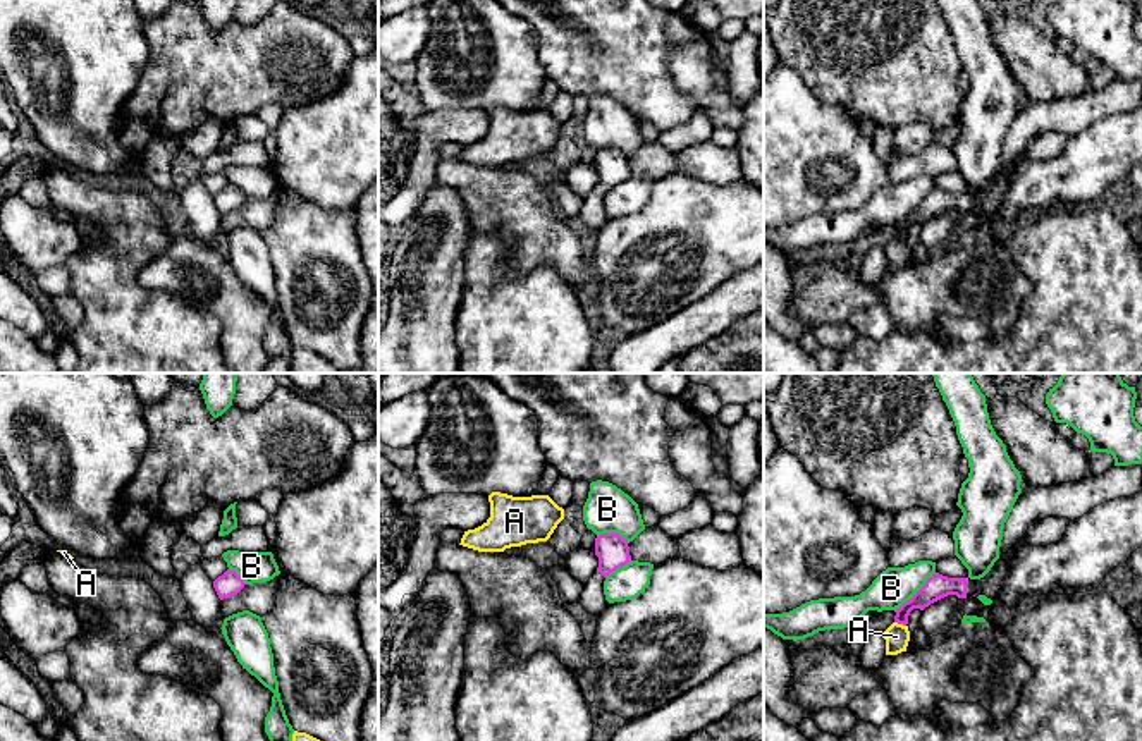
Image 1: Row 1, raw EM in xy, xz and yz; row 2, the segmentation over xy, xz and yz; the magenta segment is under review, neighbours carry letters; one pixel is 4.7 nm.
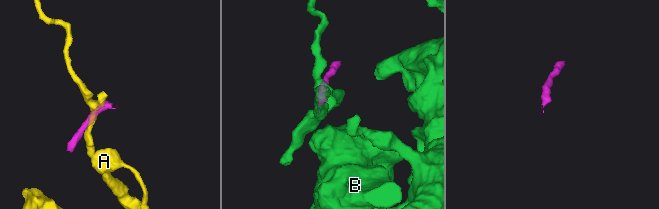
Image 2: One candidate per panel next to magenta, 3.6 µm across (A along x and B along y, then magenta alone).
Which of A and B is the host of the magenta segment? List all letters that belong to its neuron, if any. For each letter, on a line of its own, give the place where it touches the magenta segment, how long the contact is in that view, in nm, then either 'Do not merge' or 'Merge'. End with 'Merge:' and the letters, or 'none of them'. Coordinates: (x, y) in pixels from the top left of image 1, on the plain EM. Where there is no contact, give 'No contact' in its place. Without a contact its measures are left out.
A: Touches magenta at yz (900, 238). Shared border 60 nm. Do not merge
B: Touches magenta at yz (917, 207). Shared border 260 nm. Do not merge
Merge: none of them

